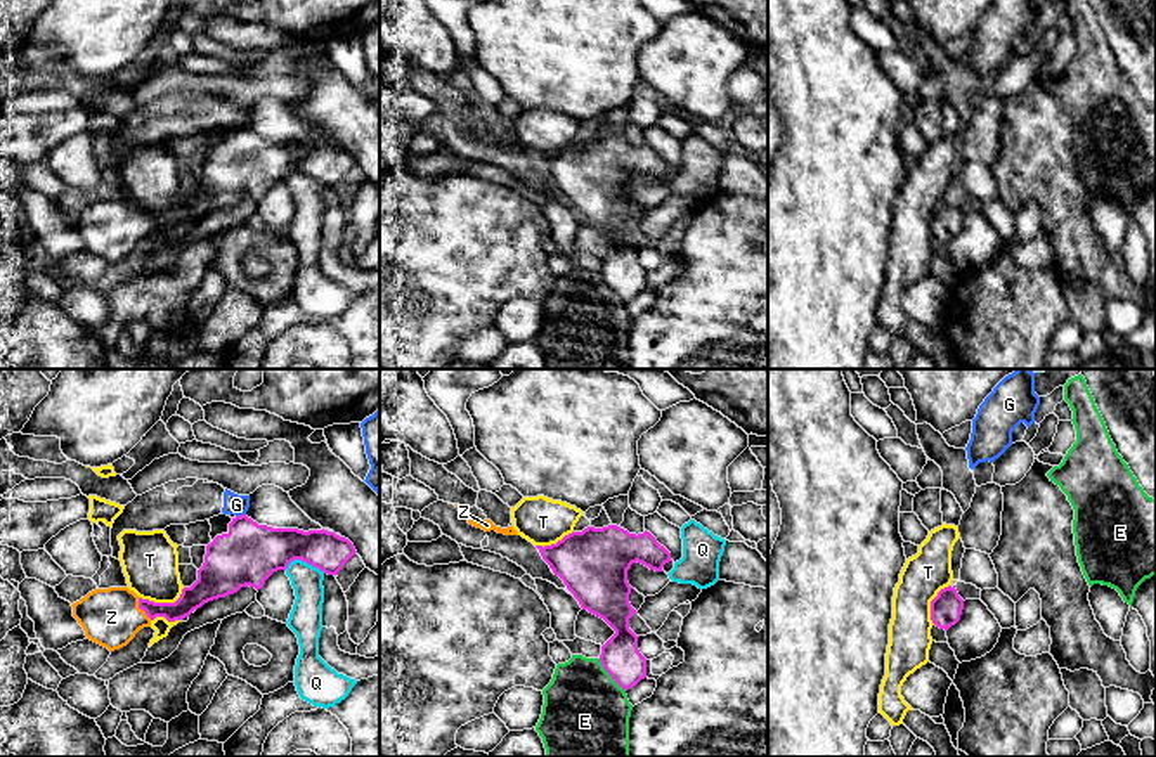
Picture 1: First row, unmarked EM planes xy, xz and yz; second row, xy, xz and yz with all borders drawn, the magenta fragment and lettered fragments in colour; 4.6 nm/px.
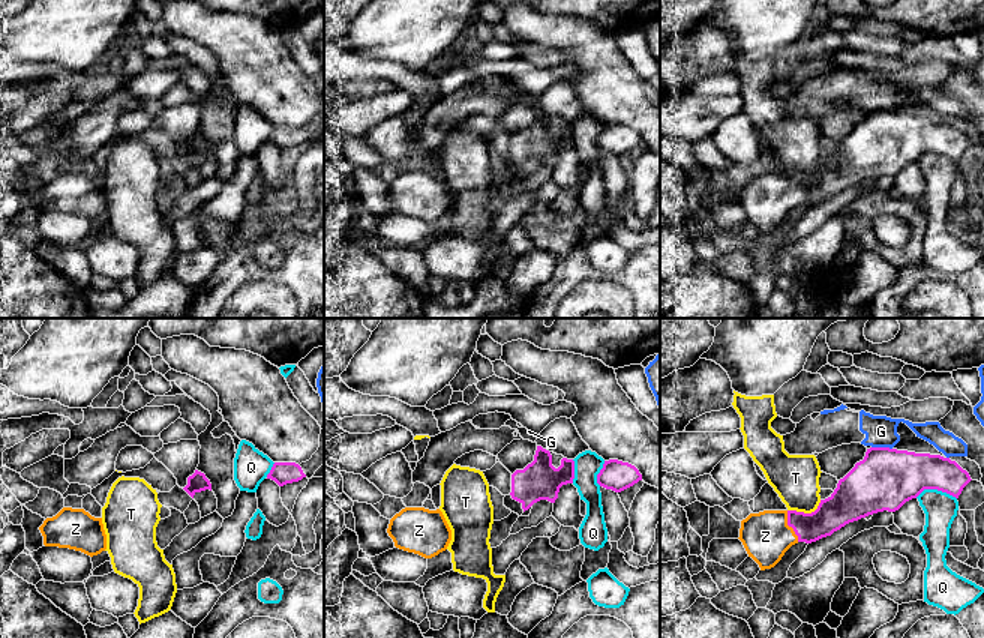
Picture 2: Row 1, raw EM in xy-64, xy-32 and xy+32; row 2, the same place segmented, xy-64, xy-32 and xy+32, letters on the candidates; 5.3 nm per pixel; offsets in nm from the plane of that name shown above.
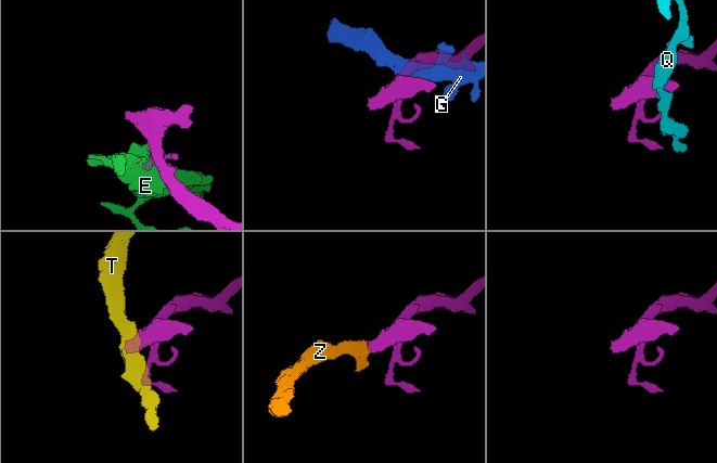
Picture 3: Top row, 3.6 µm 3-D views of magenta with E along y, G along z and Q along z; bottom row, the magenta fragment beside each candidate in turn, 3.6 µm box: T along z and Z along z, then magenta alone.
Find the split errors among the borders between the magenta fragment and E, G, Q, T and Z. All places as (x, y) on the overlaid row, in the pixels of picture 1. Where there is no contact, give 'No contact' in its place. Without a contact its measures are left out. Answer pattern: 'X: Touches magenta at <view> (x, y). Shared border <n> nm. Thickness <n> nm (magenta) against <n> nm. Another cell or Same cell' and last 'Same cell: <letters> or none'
E: Touches magenta at xz (610, 676). Shared border 200 nm. Thickness 180 nm (magenta) against 420 nm. Another cell
G: Touches magenta at xy (241, 515). Shared border 50 nm. Thickness 280 nm (magenta) against 100 nm. Another cell
Q: Touches magenta at xy (305, 562). Shared border 190 nm. Thickness 260 nm (magenta) against 140 nm. Another cell
T: Touches magenta at xy (163, 603). Shared border 220 nm. Thickness 150 nm (magenta) against 260 nm. Another cell
Z: Touches magenta at xy (141, 608). Shared border 120 nm. Thickness 110 nm (magenta) against 280 nm. Same cell
Same cell: Z

